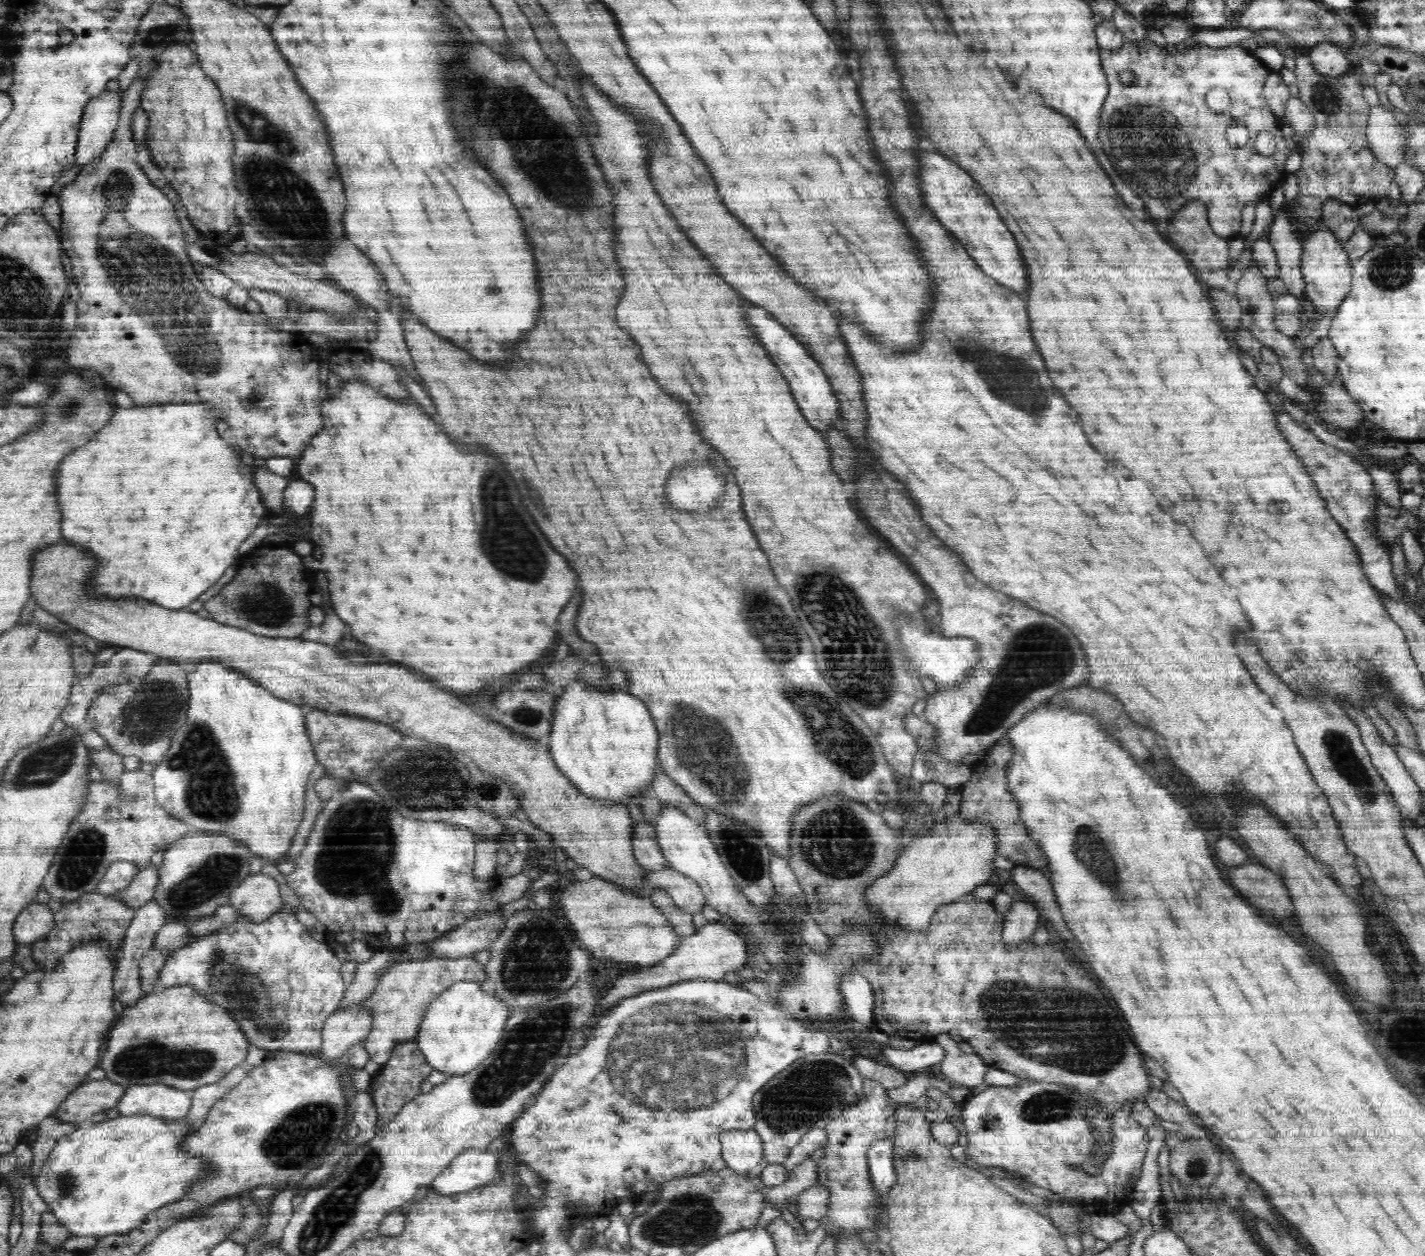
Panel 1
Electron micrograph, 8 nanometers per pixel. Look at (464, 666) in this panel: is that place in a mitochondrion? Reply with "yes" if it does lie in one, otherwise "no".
no

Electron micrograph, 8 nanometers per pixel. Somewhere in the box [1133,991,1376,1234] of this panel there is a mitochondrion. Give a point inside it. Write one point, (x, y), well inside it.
(1198, 1164)

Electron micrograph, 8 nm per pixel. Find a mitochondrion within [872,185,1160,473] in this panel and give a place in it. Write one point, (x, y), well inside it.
(1018, 383)

